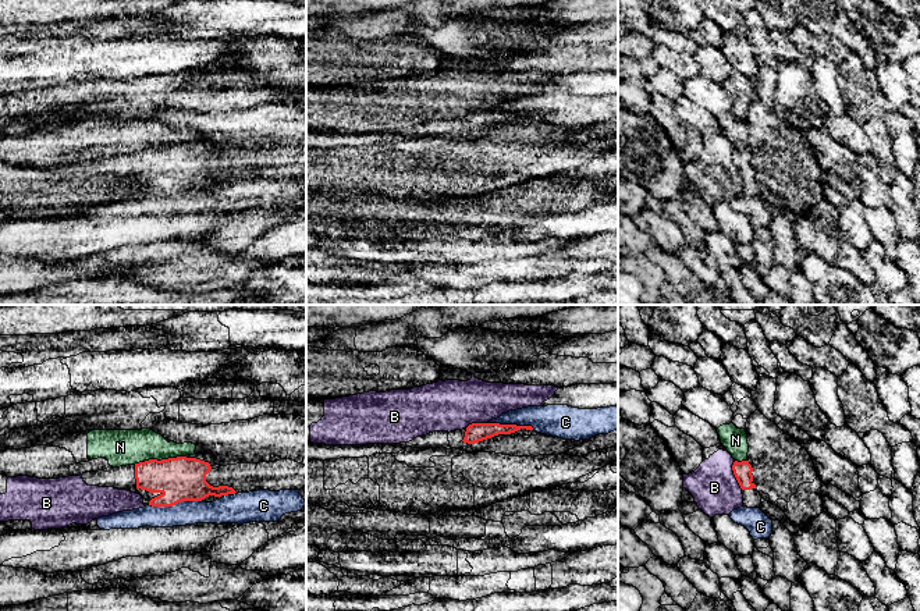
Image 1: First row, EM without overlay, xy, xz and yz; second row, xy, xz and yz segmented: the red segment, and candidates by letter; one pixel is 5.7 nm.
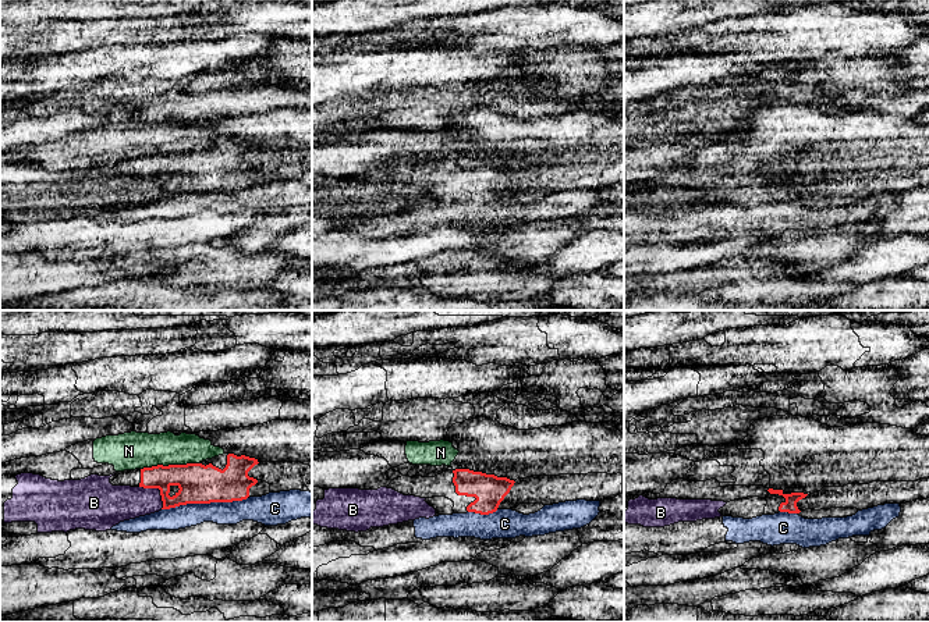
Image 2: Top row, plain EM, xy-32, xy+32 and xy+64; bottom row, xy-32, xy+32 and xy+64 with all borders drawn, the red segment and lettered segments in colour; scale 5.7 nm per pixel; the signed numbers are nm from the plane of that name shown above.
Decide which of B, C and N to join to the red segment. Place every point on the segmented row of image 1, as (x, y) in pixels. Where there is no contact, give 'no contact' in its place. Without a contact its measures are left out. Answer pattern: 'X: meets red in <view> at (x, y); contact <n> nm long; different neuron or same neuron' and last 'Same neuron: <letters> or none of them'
B: meets red in yz at (734, 473); contact 180 nm long; different neuron
C: meets red in xy at (174, 504); contact 300 nm long; different neuron
N: meets red in xy at (159, 461); contact 300 nm long; different neuron
Same neuron: none of them

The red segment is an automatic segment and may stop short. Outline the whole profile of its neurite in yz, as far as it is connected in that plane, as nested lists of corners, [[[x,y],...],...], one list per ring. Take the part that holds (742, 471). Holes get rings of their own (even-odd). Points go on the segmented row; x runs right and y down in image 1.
[[[735,461],[732,465],[732,470],[742,489],[743,507],[759,508],[761,504],[761,495],[756,490],[756,484],[752,475],[753,468],[749,463],[749,461],[742,462]]]

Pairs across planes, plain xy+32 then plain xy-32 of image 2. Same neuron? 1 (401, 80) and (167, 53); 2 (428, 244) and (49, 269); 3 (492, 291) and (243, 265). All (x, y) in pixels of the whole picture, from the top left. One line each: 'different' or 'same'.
1: same
2: different
3: same

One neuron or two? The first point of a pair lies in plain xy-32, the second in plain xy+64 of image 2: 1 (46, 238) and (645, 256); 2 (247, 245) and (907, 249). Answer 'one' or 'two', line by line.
1: one
2: two

